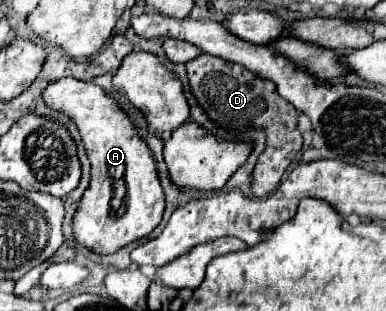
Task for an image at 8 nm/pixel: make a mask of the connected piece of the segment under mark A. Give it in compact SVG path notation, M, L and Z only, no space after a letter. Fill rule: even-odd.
M72 77L46 87L44 101L52 109L60 109L72 117L80 129L80 135L84 137L84 145L92 163L90 187L86 189L74 215L76 241L100 255L108 255L132 241L150 235L162 221L166 201L152 151L136 129L132 117L126 115L116 97L106 93L102 87ZM114 185L126 187L124 197L116 205Z

